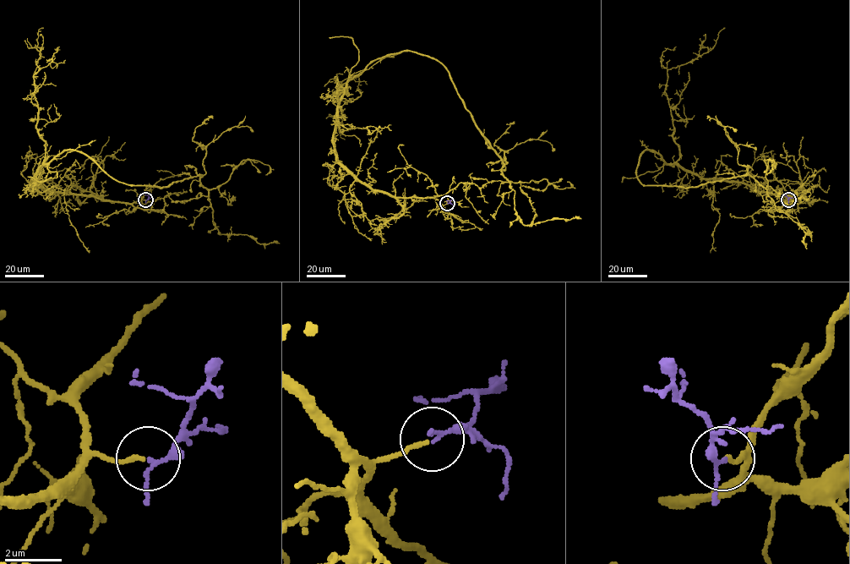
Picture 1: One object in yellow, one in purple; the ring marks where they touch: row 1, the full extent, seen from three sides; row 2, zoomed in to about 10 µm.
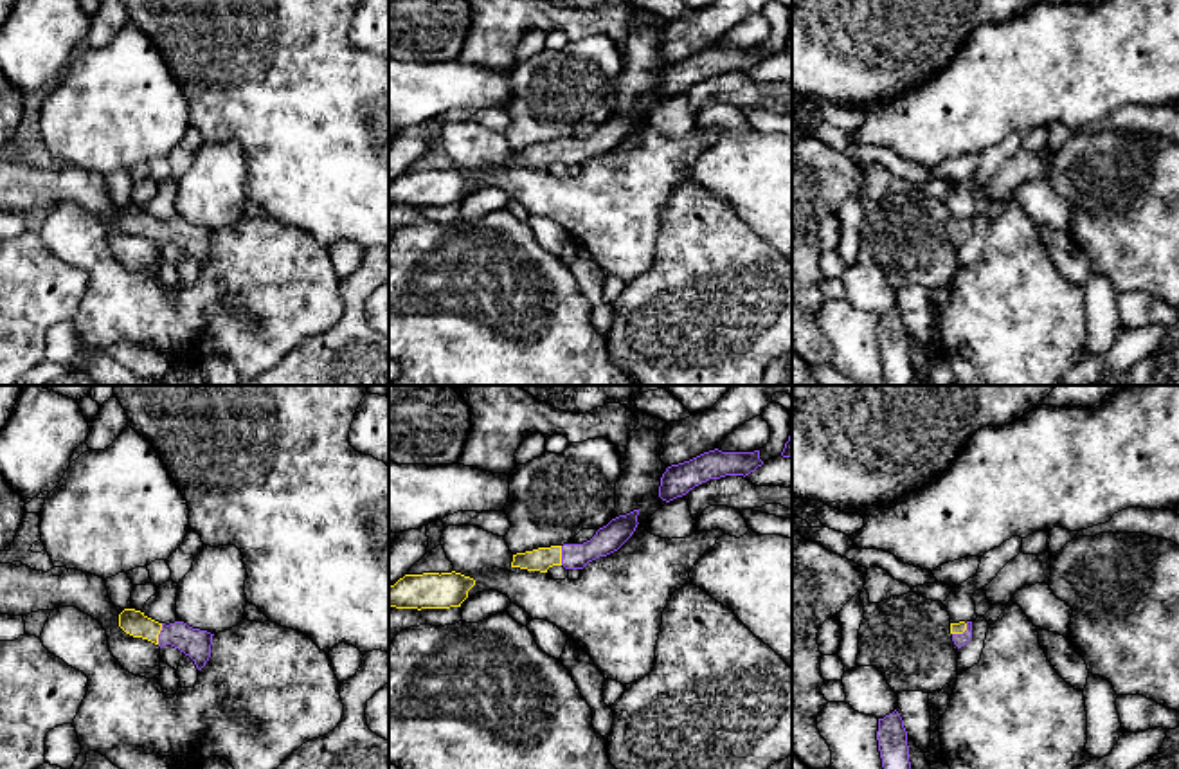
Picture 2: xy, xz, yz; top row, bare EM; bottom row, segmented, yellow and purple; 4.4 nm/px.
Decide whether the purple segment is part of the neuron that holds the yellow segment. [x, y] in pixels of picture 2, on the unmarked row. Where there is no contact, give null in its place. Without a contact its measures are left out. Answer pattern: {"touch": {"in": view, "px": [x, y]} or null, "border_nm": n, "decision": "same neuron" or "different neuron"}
{"touch": {"in": "xy", "px": [157, 231]}, "border_nm": 100, "decision": "same neuron"}

